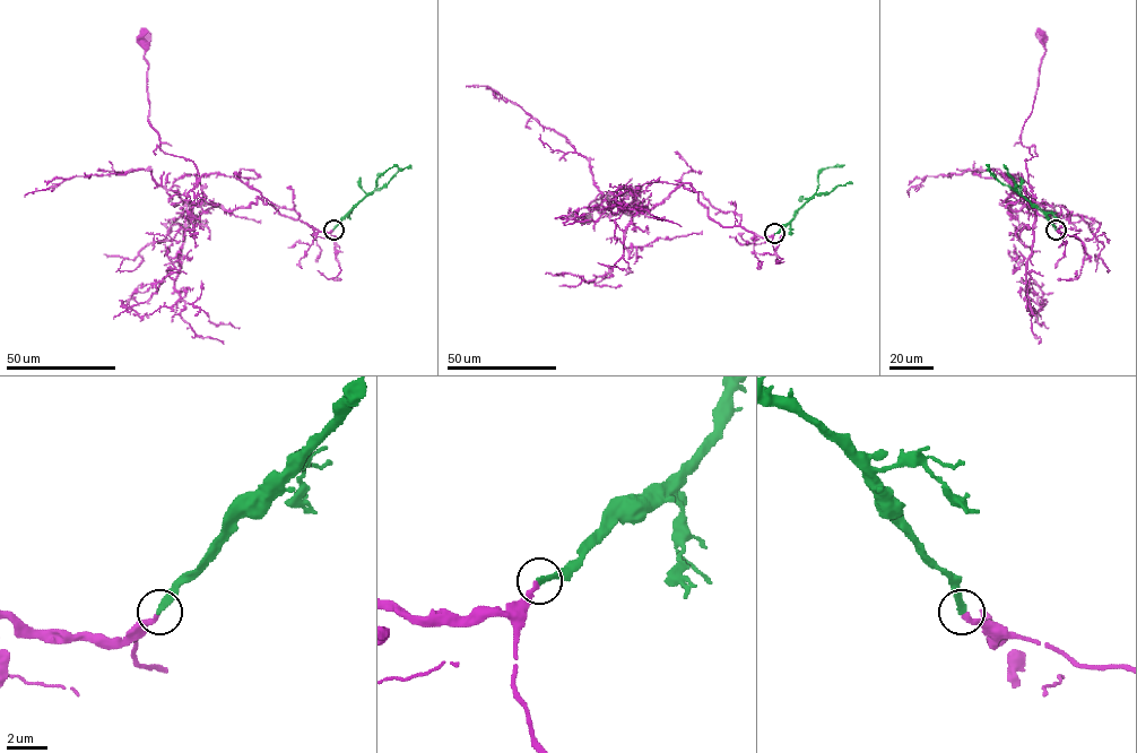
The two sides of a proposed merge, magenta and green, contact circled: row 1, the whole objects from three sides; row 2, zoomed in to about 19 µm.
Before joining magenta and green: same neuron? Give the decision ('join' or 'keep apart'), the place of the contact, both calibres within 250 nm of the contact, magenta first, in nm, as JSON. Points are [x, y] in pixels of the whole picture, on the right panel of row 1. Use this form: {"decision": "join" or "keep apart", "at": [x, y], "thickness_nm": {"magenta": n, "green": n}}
{"decision": "join", "at": [1056, 230], "thickness_nm": {"magenta": 280, "green": 320}}

